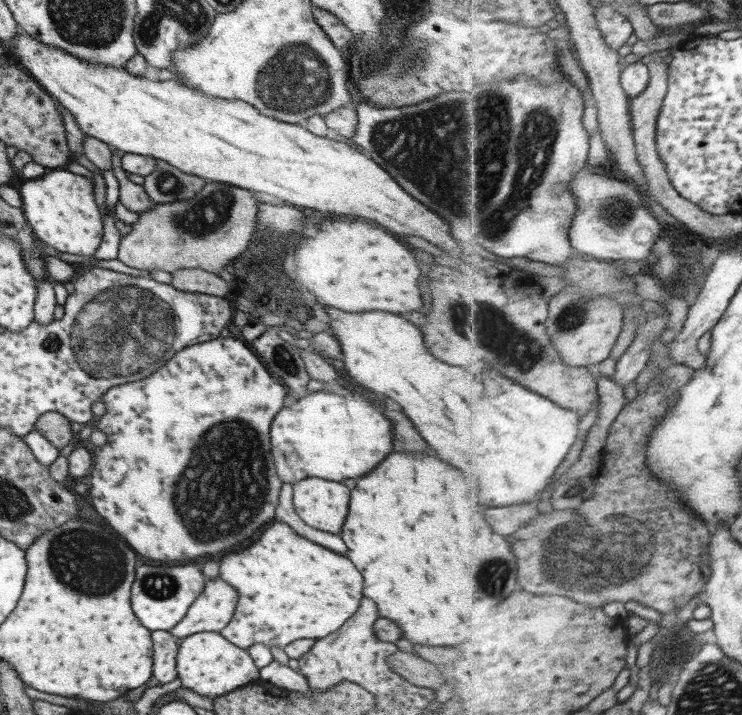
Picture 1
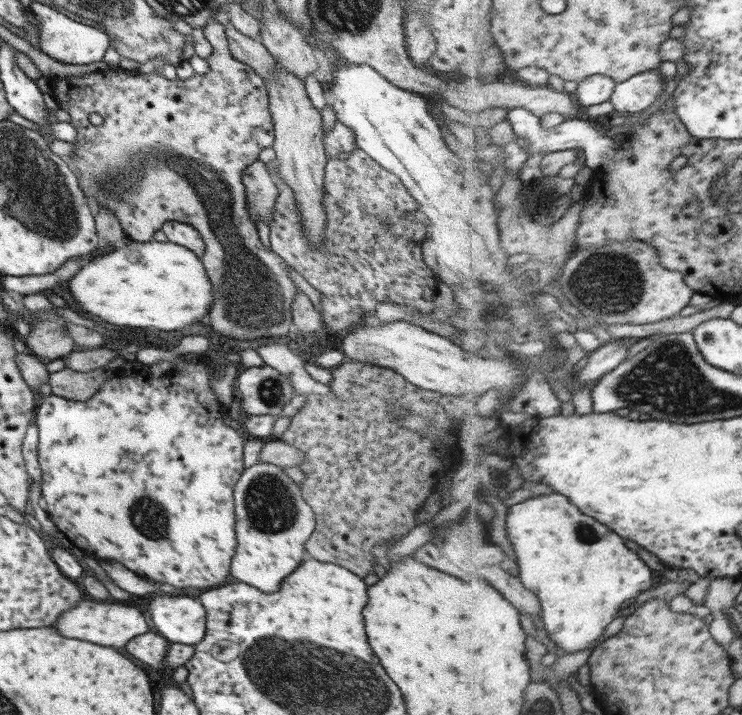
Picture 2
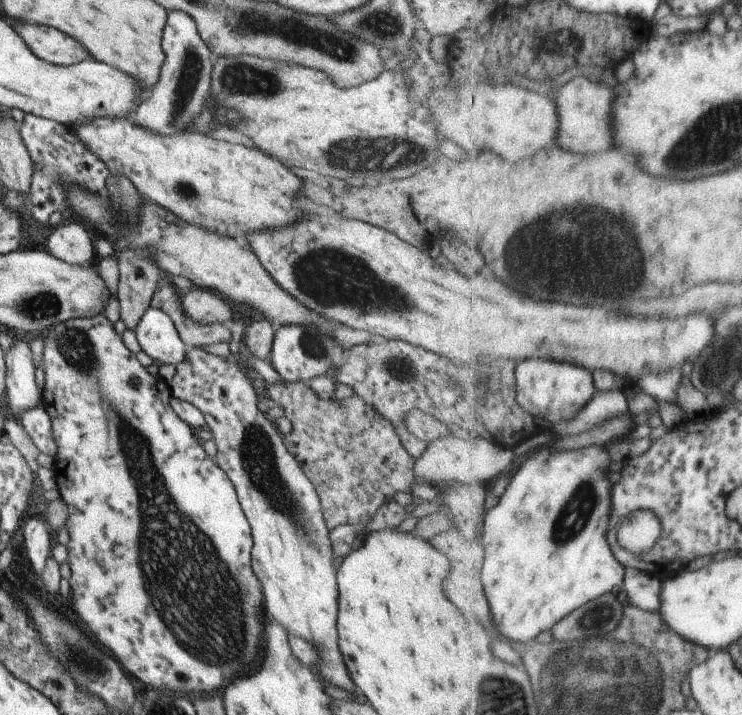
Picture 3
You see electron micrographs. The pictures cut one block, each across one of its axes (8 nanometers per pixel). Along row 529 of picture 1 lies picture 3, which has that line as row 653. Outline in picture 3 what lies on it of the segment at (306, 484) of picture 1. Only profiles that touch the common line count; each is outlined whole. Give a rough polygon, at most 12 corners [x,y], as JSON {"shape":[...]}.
{"shape":[[233,354],[169,382],[218,446],[266,612],[356,696],[312,482]]}

